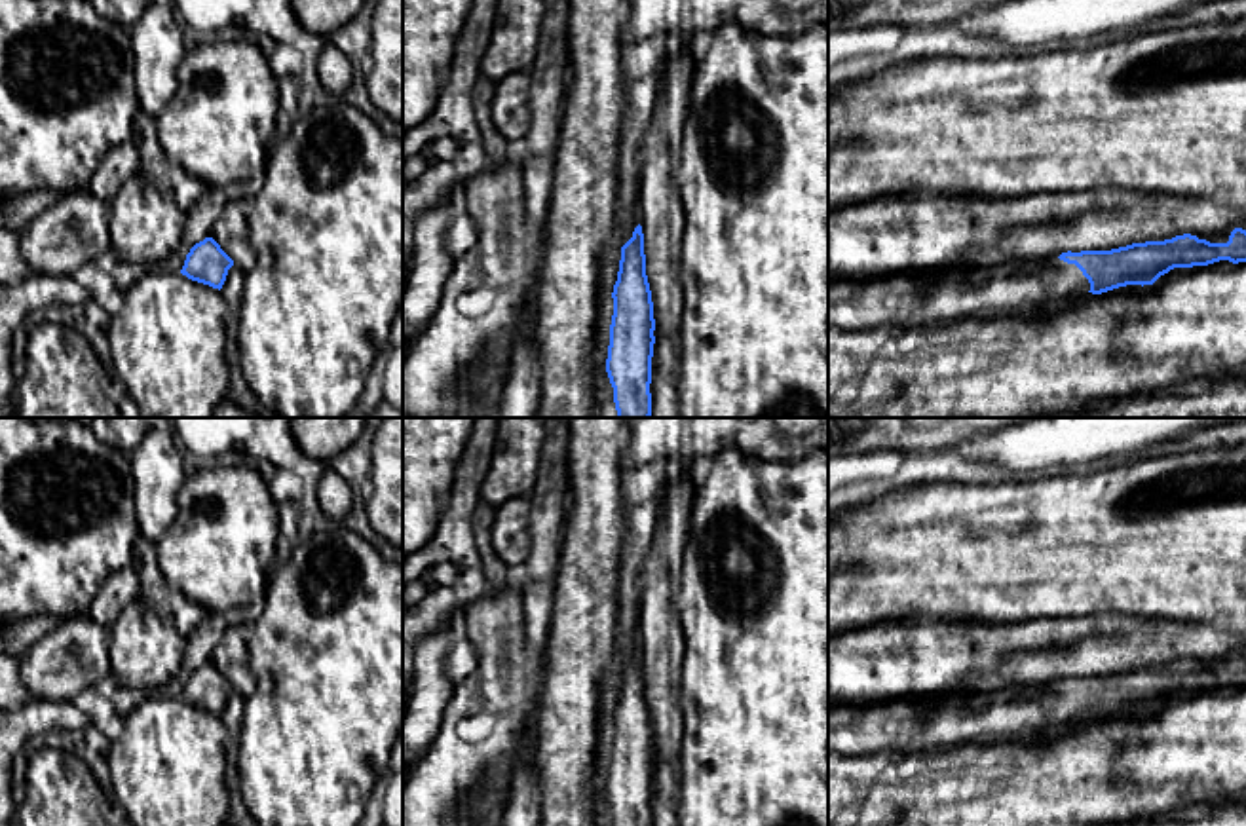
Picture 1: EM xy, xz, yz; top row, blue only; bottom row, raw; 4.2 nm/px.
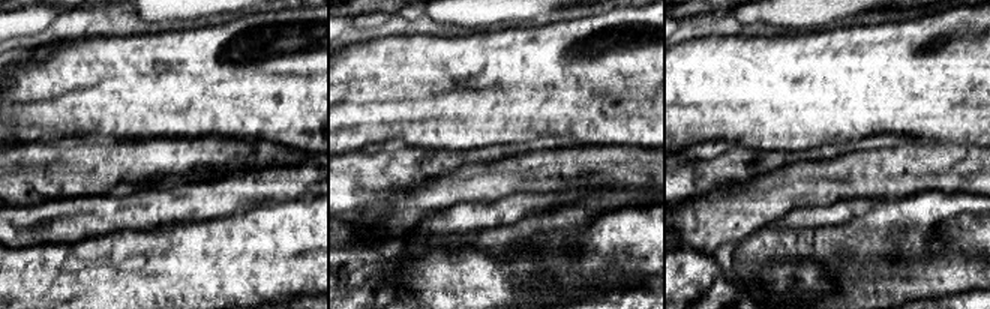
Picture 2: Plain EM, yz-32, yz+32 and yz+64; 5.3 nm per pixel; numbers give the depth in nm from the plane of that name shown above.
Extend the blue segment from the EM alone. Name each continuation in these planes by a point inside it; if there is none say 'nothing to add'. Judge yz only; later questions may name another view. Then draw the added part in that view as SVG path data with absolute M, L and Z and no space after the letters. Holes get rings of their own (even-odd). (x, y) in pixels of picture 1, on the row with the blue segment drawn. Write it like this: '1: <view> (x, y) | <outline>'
1: yz (929, 297) | M1058 256L982 270L938 266L895 272L860 281L828 281L828 325L933 327L974 313L1018 311L1088 291L1083 272Z

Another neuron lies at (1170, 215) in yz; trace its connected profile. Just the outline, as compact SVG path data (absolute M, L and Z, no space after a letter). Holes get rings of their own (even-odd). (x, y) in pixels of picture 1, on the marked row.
M1159 194L1119 215L1086 213L1071 224L1009 228L995 241L963 251L944 268L982 270L1009 262L1037 262L1067 251L1111 251L1183 234L1227 243L1235 228L1246 230L1246 209L1208 197Z

